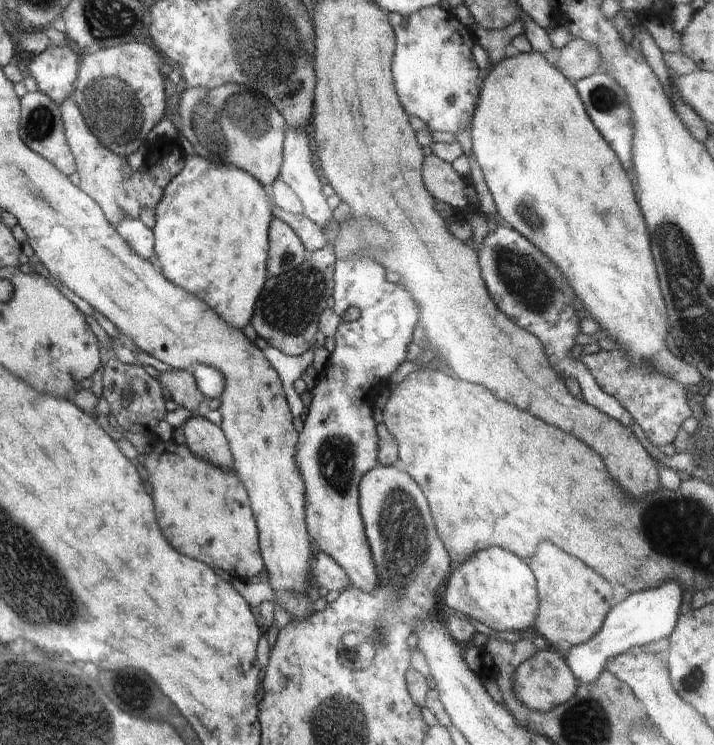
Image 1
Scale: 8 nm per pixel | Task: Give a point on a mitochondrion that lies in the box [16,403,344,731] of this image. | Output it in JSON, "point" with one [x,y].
{"point":[127,689]}

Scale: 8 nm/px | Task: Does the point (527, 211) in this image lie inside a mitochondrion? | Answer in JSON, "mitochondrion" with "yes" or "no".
{"mitochondrion":"yes"}

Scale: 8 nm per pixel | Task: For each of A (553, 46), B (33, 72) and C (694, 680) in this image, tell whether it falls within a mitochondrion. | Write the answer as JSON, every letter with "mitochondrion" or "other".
{"A":"other","B":"other","C":"mitochondrion"}

